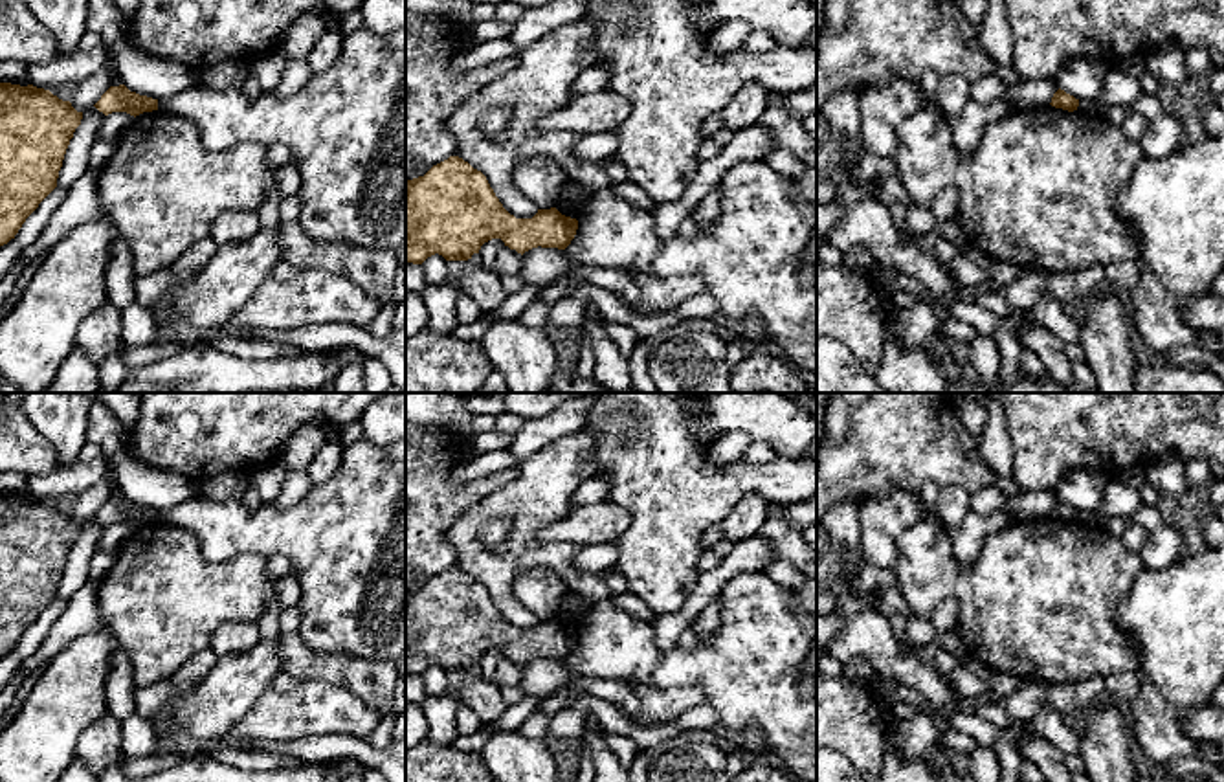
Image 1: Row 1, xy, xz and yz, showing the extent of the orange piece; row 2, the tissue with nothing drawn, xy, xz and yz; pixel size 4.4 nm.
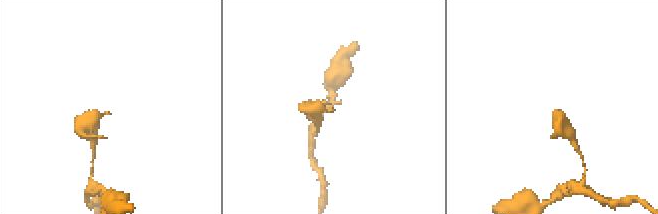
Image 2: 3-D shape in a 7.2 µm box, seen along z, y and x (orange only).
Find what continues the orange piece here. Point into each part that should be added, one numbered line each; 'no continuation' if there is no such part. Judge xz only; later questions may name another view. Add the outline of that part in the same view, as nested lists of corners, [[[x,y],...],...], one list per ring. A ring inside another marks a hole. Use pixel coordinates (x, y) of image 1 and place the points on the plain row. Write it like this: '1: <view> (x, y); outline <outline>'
no continuation

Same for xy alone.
no continuation

